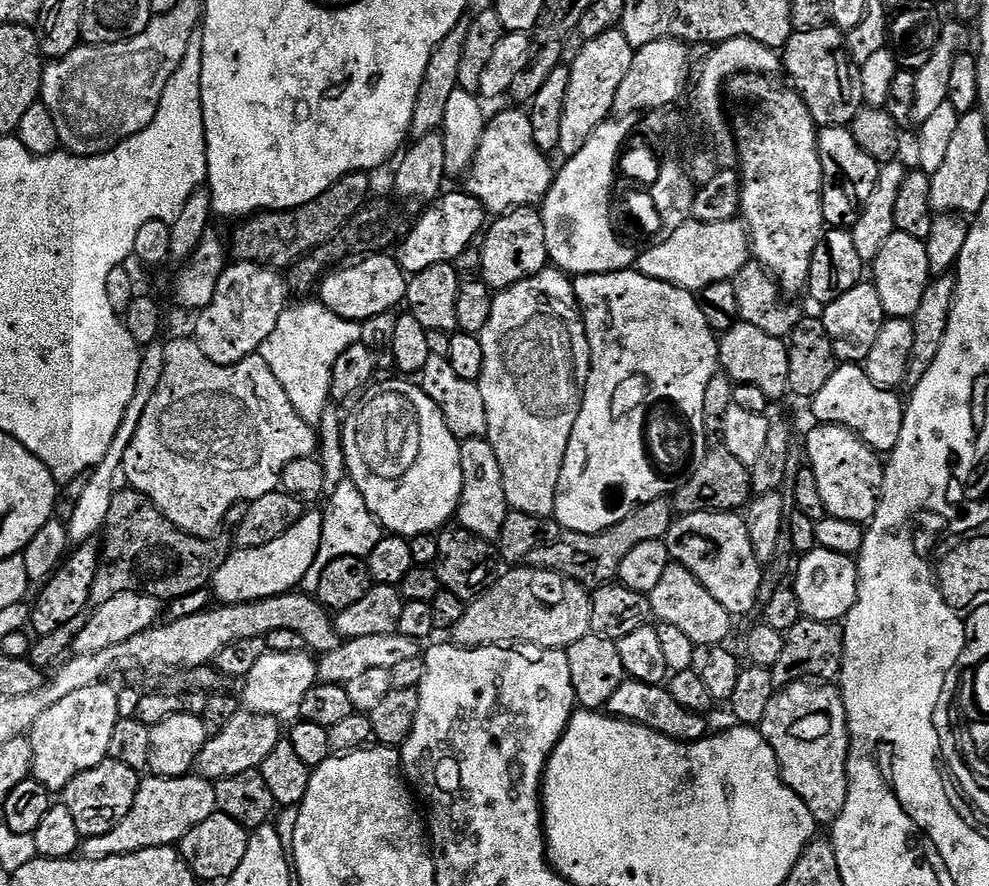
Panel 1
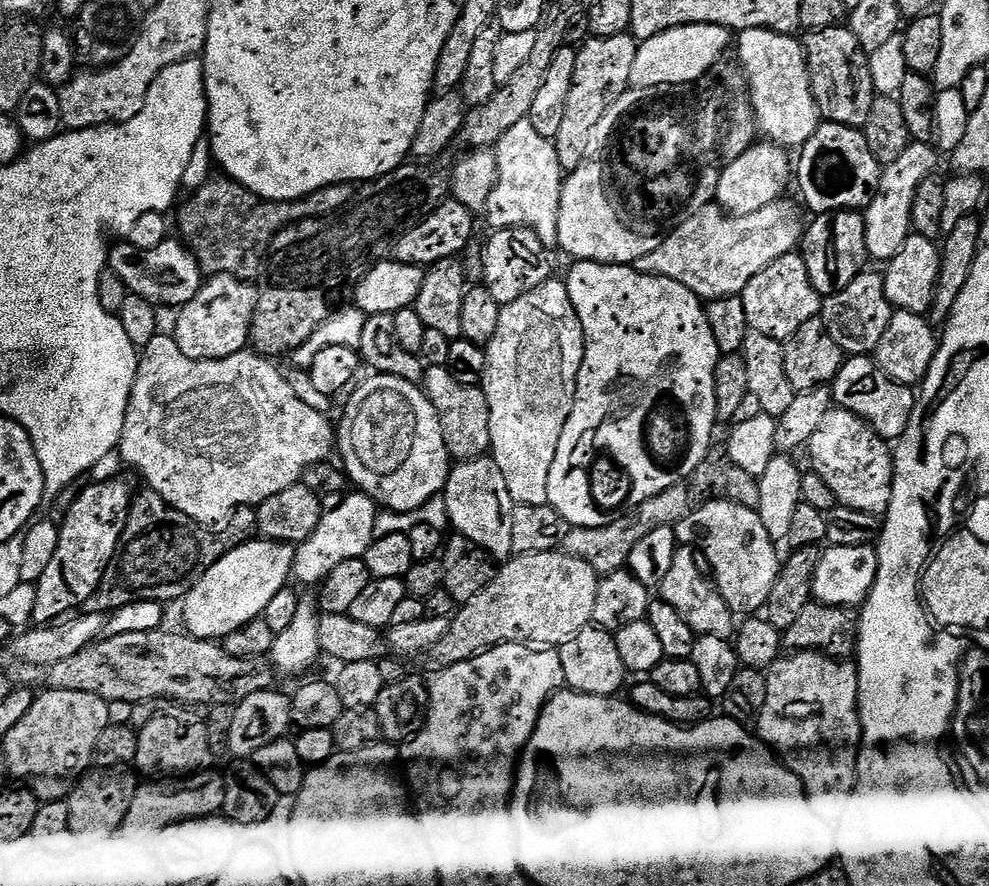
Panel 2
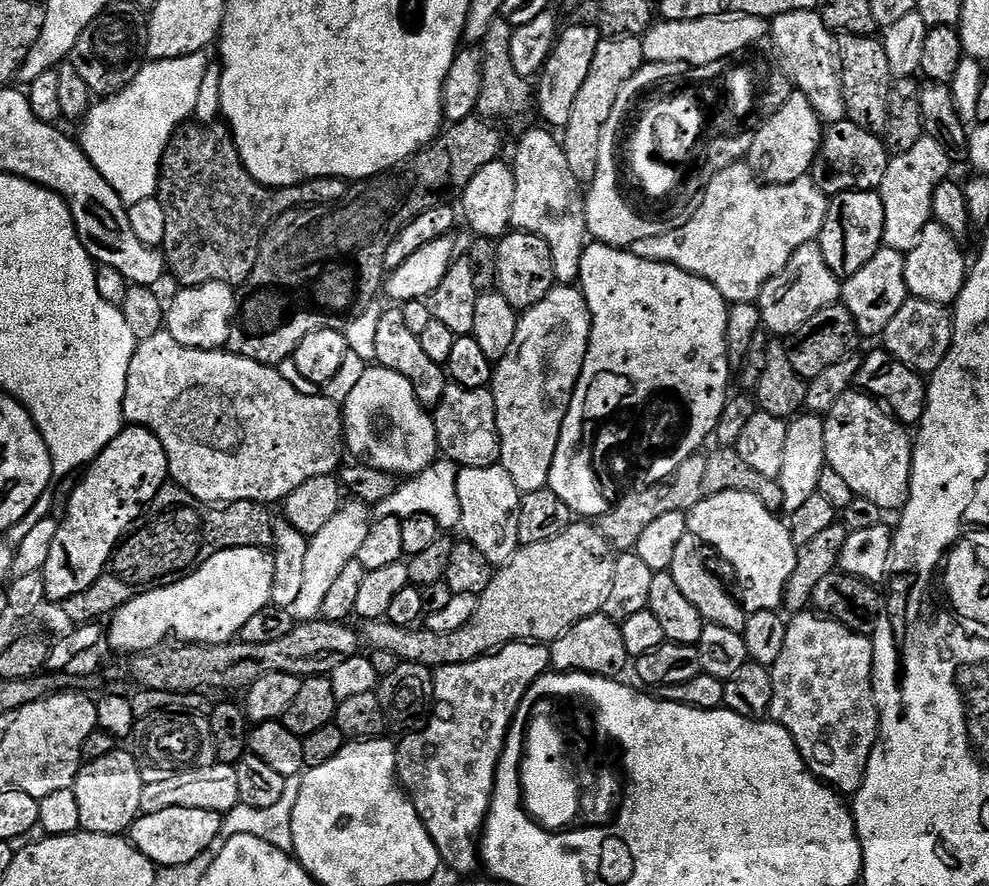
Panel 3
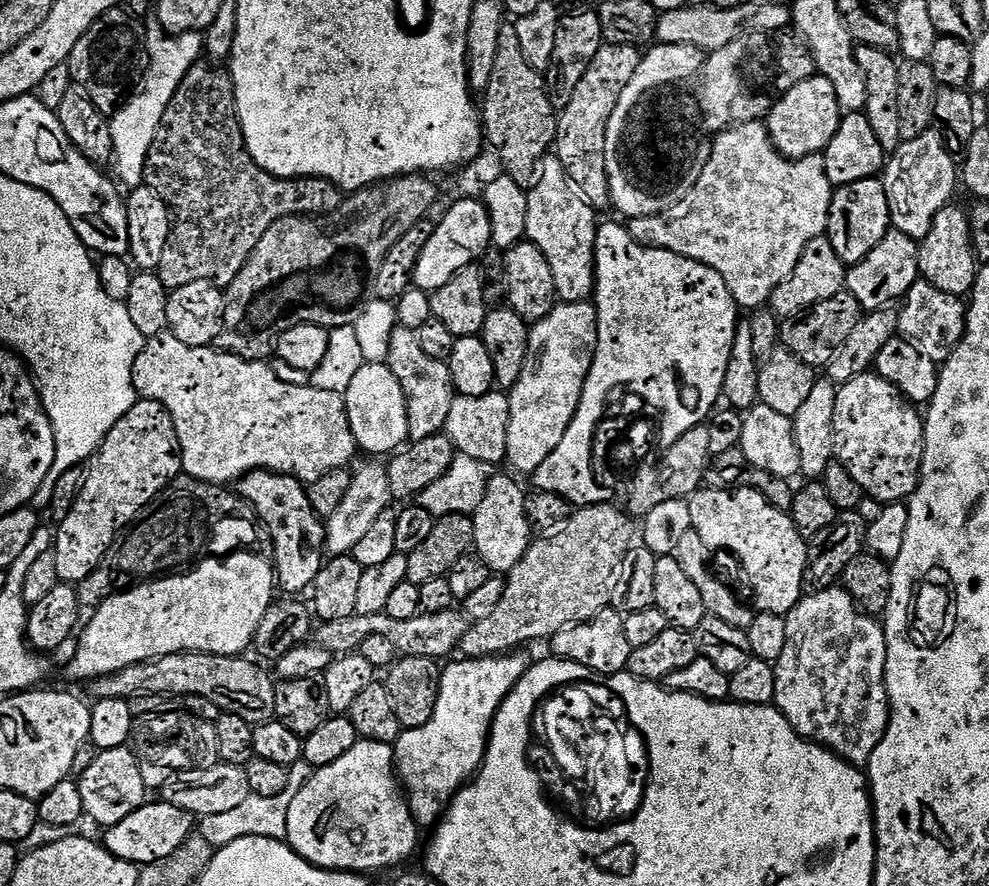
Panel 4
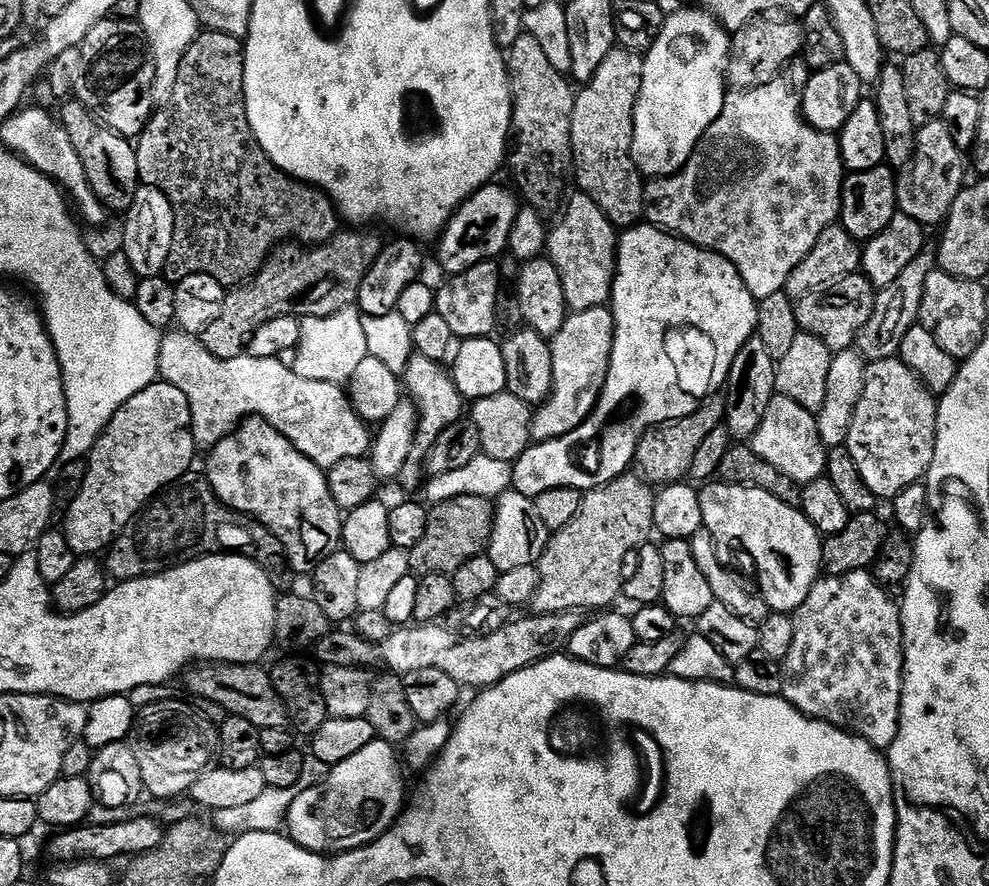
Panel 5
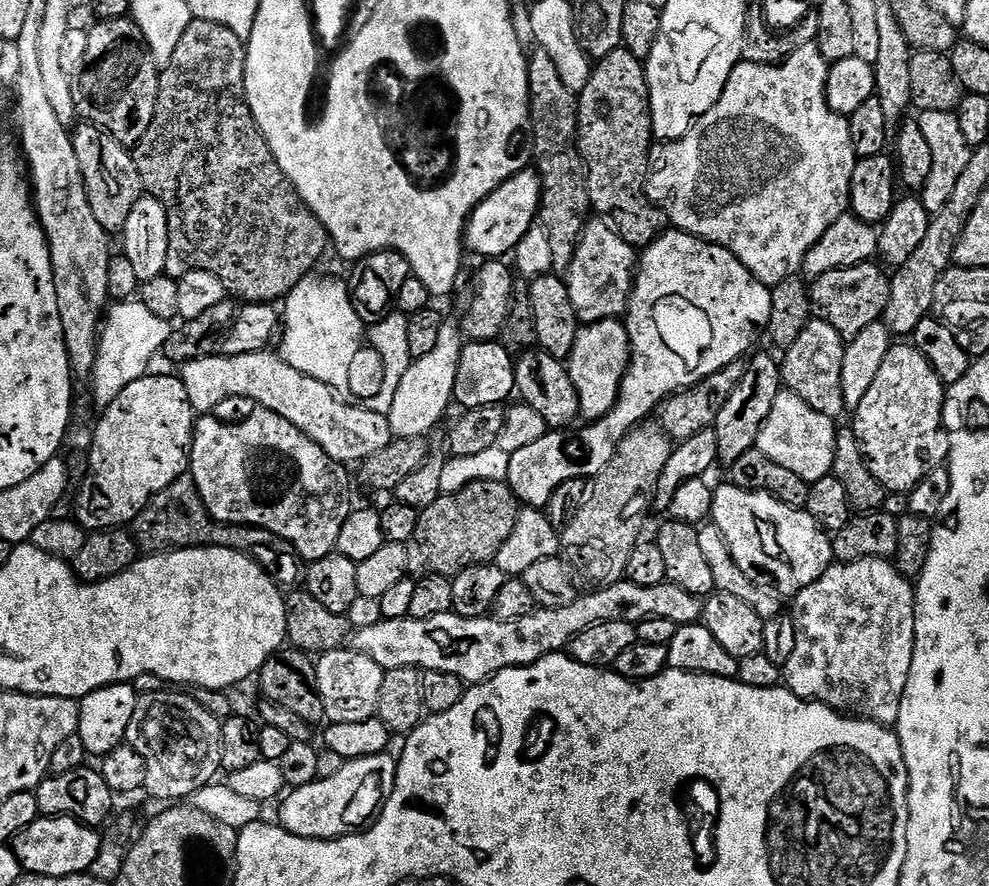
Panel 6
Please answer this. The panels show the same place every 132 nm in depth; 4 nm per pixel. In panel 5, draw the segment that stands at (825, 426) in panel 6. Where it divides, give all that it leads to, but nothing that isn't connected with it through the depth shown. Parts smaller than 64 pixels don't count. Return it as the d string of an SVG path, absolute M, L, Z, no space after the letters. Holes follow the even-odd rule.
M779 394L772 397L770 406L766 406L766 418L762 418L762 426L752 435L750 447L758 458L766 458L774 470L786 474L786 478L795 480L800 486L825 475L828 467L828 453L820 437L817 417L798 406L798 402Z

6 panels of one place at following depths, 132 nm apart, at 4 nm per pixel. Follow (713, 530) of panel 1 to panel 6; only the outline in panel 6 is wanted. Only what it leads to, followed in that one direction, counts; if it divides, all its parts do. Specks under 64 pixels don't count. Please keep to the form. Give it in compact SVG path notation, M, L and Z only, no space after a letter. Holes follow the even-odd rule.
M724 482L712 494L711 523L722 530L722 538L726 538L726 546L730 546L730 554L734 562L738 562L738 570L752 580L767 581L769 576L771 587L780 593L781 597L792 598L806 586L810 586L827 568L832 567L832 541L829 533L820 527L818 522L803 508L791 508L765 492L751 492L734 486L731 482Z

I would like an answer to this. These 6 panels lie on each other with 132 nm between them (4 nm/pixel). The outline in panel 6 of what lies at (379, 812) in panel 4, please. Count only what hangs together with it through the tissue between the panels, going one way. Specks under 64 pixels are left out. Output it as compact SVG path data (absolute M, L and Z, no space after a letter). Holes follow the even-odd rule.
M388 752L350 760L334 777L317 778L312 784L291 789L283 797L284 805L278 817L280 827L307 840L336 840L361 831L379 813L392 792L396 781L396 762L397 757Z

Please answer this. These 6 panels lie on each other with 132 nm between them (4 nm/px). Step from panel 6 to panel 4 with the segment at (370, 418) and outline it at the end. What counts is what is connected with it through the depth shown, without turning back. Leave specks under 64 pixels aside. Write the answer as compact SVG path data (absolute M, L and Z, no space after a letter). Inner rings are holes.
M165 330L151 337L145 343L142 354L138 354L138 358L134 362L132 381L137 393L143 399L158 402L170 414L170 418L174 422L174 430L178 434L178 442L180 443L180 463L183 471L194 480L204 480L207 484L217 486L228 486L231 485L231 480L232 483L238 482L248 472L263 470L265 472L281 472L284 476L295 476L301 484L307 486L318 482L318 478L322 478L322 474L330 474L330 470L348 468L351 465L351 460L358 456L356 439L350 430L350 418L346 414L343 395L330 390L318 390L311 386L291 385L289 382L282 382L282 379L278 378L277 374L274 374L272 365L268 362L243 360L237 356L231 356L229 352L221 352L212 346L206 348L186 346L186 342L178 342L178 338L174 338L172 332Z

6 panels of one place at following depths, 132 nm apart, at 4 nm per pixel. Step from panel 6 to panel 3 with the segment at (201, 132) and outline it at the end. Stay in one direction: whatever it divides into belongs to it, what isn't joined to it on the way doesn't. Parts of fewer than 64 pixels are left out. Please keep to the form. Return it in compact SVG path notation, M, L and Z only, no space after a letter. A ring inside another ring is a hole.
M192 122L181 127L169 142L164 160L160 163L158 199L166 210L166 238L162 251L167 271L177 280L180 288L193 288L206 282L243 286L254 270L260 241L268 225L277 216L295 209L292 208L295 204L312 206L308 204L318 203L320 187L319 183L305 182L295 188L265 188L244 168L227 123Z

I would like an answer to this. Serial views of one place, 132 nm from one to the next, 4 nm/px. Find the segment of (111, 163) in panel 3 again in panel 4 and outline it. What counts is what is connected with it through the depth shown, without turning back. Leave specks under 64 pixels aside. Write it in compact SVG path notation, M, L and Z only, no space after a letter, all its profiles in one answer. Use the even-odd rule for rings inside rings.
M153 22L147 25L146 39L148 41L148 73L144 76L144 83L139 92L128 101L124 107L116 111L116 115L111 117L111 126L113 132L113 154L114 169L120 175L119 183L125 184L125 189L131 190L139 188L144 184L144 171L146 170L146 158L150 154L150 146L158 134L158 126L166 114L166 106L174 98L178 86L186 78L186 74L195 64L201 63L205 55L205 37L199 32L181 32L179 34L169 34L165 25L159 22Z

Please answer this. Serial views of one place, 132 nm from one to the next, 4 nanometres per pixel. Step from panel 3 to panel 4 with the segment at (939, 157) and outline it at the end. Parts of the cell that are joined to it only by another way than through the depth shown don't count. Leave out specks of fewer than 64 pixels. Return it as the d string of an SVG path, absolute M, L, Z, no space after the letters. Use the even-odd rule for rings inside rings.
M929 130L918 138L903 141L898 151L887 157L882 169L882 179L886 186L886 198L890 202L892 228L906 234L911 240L919 242L926 238L926 234L930 234L932 219L941 210L949 207L951 200L948 199L951 198L956 184L958 188L958 164L949 152L948 145L944 143L943 135L939 131Z

